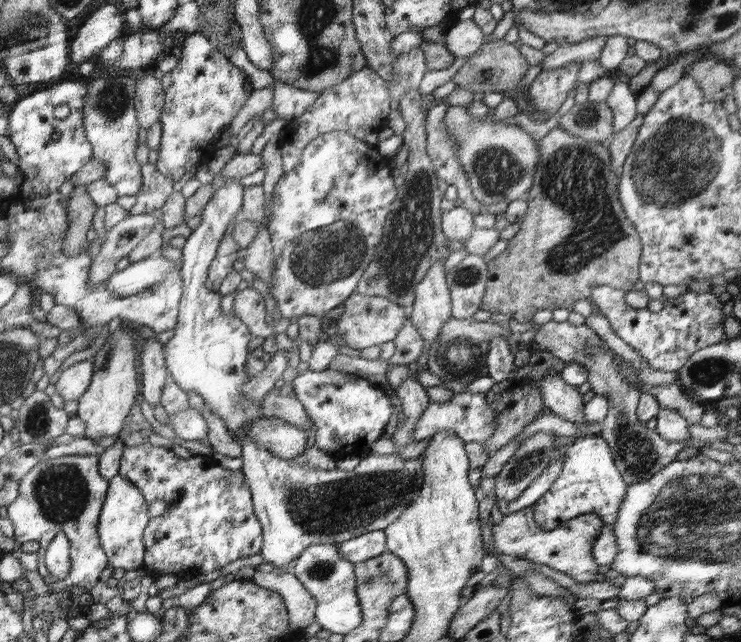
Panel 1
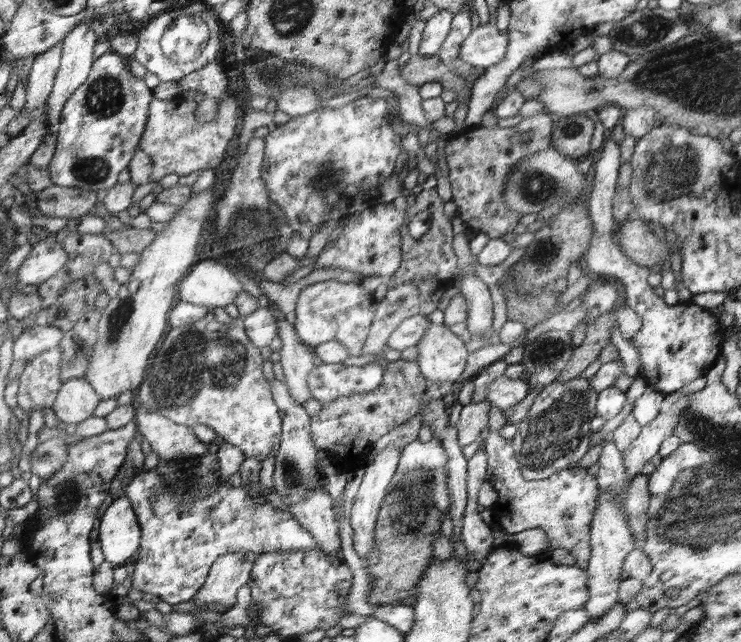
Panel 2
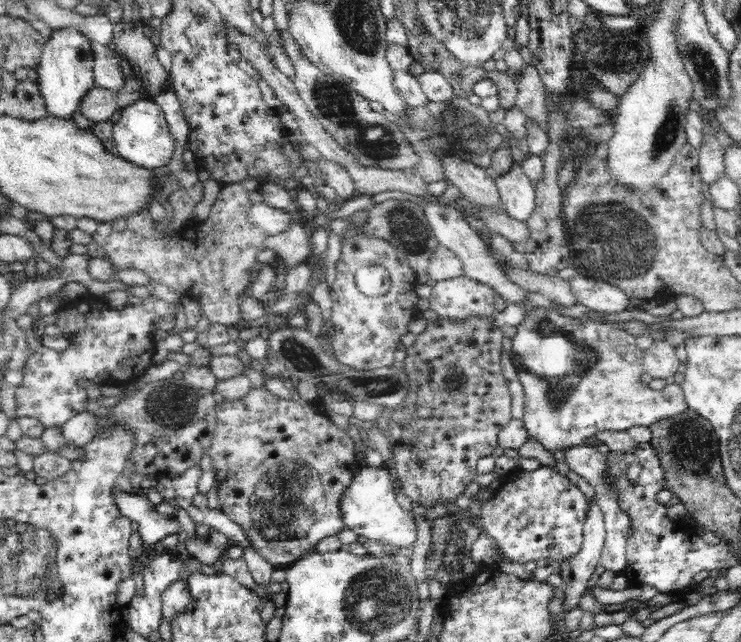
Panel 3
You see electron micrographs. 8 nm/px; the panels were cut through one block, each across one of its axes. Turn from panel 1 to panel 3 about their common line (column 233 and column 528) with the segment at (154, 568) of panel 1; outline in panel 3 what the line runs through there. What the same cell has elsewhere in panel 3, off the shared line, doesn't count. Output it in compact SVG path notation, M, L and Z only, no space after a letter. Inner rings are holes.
M540 465L539 468L526 471L518 466L501 476L501 484L492 494L492 498L481 506L481 522L489 536L496 540L497 549L508 561L538 562L551 558L553 562L564 563L574 556L583 543L583 526L588 514L586 496L566 475L558 473L552 467Z

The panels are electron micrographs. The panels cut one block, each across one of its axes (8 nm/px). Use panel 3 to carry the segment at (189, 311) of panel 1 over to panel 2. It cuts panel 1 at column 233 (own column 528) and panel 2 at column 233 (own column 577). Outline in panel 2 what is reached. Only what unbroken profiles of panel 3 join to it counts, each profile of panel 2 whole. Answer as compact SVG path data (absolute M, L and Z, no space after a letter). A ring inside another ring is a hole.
M210 307L205 317L200 320L190 323L189 326L184 327L172 327L166 338L162 341L162 346L155 352L154 366L150 368L146 375L144 384L136 389L134 392L135 403L142 403L148 410L157 412L158 414L174 421L175 424L184 424L185 426L191 427L196 424L204 424L214 430L214 433L228 444L237 446L242 450L245 458L258 458L260 462L266 460L270 454L276 455L278 448L281 447L281 439L283 432L282 418L280 418L280 410L278 406L274 404L272 400L273 394L270 394L270 384L268 380L264 378L264 372L262 372L262 354L258 350L257 345L250 340L248 333L245 331L244 320L240 317L233 318L228 315L228 312L224 307Z

